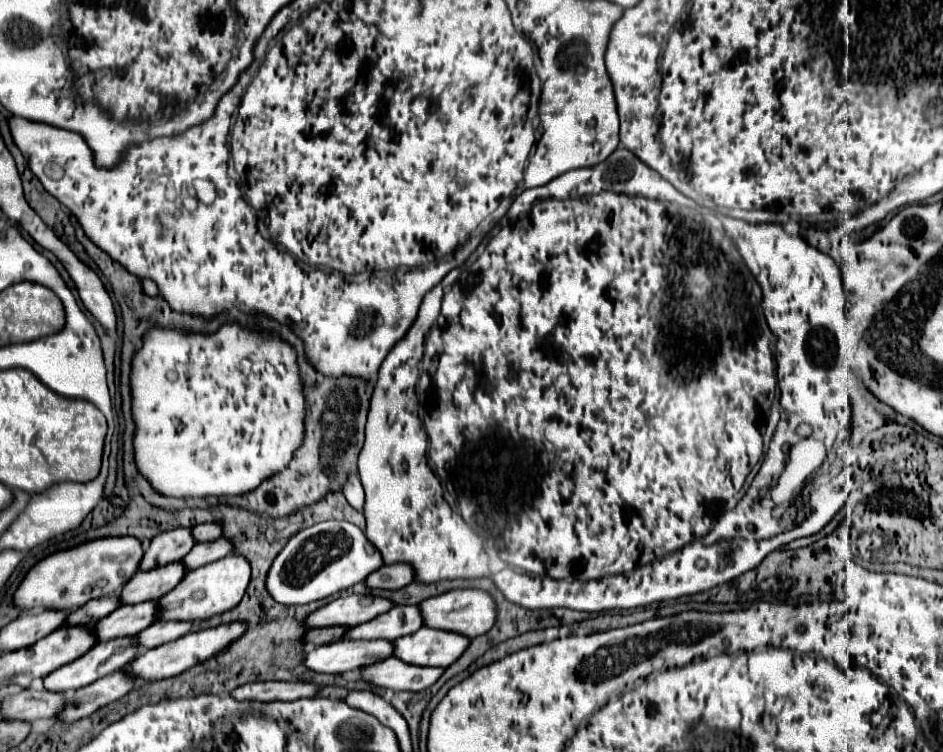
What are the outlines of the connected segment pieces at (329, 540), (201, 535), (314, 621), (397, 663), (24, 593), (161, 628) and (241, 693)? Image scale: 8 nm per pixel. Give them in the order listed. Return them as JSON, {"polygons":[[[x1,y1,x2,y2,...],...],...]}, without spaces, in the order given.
{"polygons":[[[326,520,300,530,288,540,268,572,268,592,276,598,276,602,286,606,308,604,364,582,368,574,380,566,384,566,380,552,374,544,370,544,358,526,350,522]],[[206,522,194,526,194,538,196,542,212,542,222,536,222,524,218,522]],[[352,594,336,598,334,602,318,608,314,614,308,616,306,624,310,628,324,628,324,626,356,626,368,622,384,612,394,608,394,602,380,596,364,596]],[[392,656,388,660,382,660,382,662,376,662,372,666,366,666,360,672,362,672,364,680,374,682,376,686,392,688,392,690,420,692,420,690,430,688,442,676,444,668,414,666,414,664,402,662,400,658]],[[134,536,100,538,64,552,56,552,40,560,28,572,28,576,22,580,22,584,14,594,14,602,18,608,26,612,36,608,44,608,44,610,56,608,66,612,78,610,88,600,118,594,122,586,136,574,142,556,144,556,142,542]],[[158,620,148,630,142,630,138,634,140,650,146,652,150,648,158,648,166,642,172,642,172,640,192,632,194,626,196,626,196,622,164,622,164,620]],[[254,682,244,684,232,692,232,696,240,702,244,700,258,700,258,702,272,702,272,700,298,700,298,698,314,698,318,696,322,686,314,682]]]}

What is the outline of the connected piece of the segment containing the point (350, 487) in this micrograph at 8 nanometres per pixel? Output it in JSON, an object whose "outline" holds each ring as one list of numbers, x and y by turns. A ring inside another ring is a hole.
{"outline":[[352,474,352,478,348,478,348,482,344,484,342,494,346,496,346,500,348,500,356,510,362,510,362,506,364,506,364,490,362,490,360,478,358,478,356,474]]}

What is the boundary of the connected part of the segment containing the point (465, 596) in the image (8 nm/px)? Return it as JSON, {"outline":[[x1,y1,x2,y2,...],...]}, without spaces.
{"outline":[[478,588,450,590,446,594,428,598,420,604,420,610,422,610,426,626,458,632,458,634,464,634,468,638,476,638,480,634,486,634,496,622,496,602,494,602,492,594,486,590,478,590]]}

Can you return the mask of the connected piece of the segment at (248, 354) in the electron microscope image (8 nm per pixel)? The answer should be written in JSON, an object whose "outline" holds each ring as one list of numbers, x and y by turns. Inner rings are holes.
{"outline":[[226,324,212,336,154,328,144,338,144,346,138,350,138,354,132,360,130,380,132,380,132,412,134,412,134,422,136,422,136,432,134,432,136,464,138,464,138,470,150,480,150,484,166,496,176,496,176,498,208,496,208,494,240,496,244,492,254,490,264,478,270,478,272,474,282,470,286,462,292,458,294,450,302,444,306,404,304,404,304,394,302,394,300,372,296,366,296,352,290,344,282,342,278,336,256,334,256,332,240,328,238,324]]}

